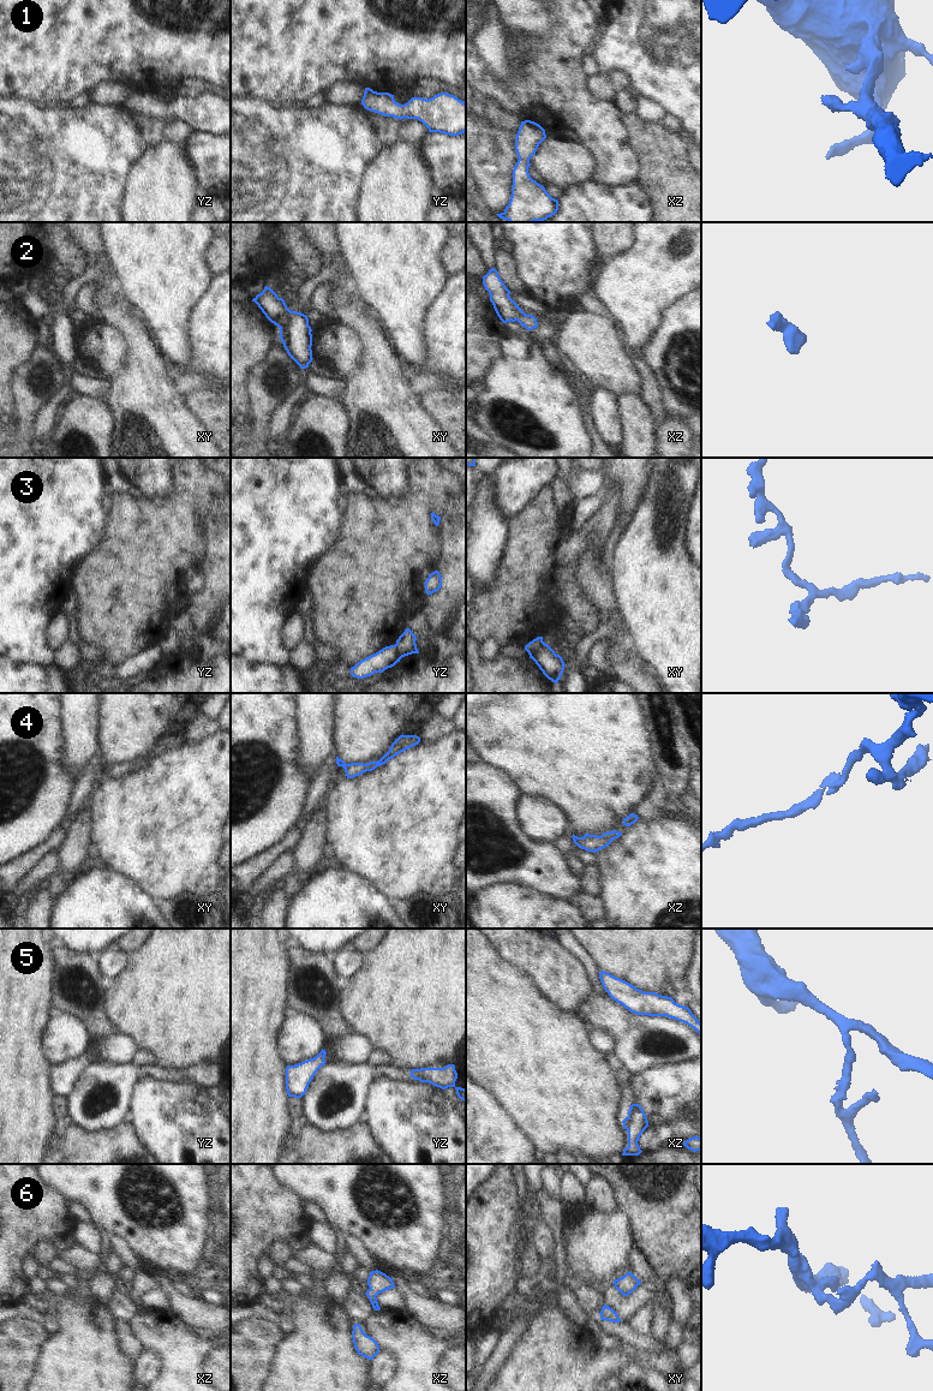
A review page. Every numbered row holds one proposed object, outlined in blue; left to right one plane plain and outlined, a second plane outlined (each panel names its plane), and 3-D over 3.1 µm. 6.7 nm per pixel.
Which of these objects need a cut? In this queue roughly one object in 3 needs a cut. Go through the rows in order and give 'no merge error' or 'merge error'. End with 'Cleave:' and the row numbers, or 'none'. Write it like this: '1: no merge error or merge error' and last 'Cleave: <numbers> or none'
1: no merge error
2: no merge error
3: merge error
4: no merge error
5: merge error
6: no merge error
Cleave: 3, 5

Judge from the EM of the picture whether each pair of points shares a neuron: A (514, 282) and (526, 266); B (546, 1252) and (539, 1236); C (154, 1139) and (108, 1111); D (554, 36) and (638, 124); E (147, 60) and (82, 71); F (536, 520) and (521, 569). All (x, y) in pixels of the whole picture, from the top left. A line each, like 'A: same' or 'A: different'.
A: different
B: same
C: different
D: different
E: same
F: same

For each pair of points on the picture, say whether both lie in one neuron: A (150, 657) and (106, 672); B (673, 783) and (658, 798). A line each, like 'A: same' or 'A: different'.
A: same
B: different

